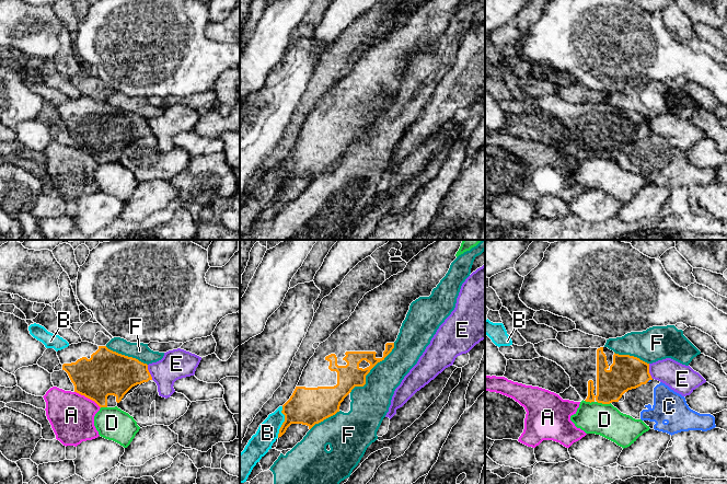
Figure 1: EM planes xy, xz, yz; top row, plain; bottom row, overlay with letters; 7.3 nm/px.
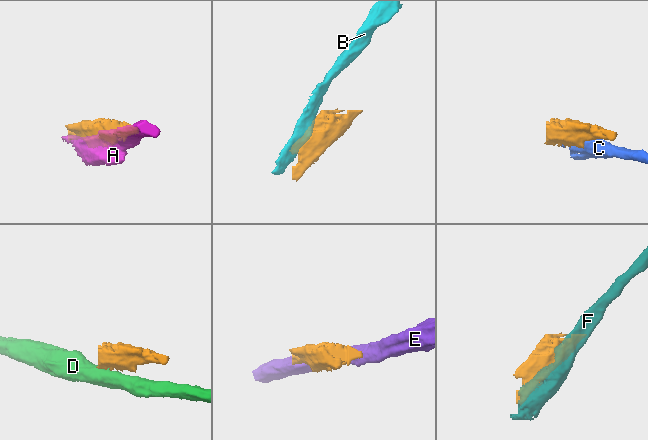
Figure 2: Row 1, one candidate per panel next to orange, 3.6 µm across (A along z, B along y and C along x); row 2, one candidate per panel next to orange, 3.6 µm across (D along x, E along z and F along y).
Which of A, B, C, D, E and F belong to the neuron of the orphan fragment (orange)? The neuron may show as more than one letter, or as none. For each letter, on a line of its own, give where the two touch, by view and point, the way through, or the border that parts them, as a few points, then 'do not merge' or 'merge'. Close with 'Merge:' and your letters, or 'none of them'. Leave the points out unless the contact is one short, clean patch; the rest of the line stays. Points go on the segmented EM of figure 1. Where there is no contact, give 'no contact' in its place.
A: xy (88, 398) | do not merge
B: xz (284, 422) | along xz (283, 406), (284, 422), (277, 437) | do not merge
C: yz (648, 380) | do not merge
D: yz (603, 403) | along yz (597, 401), (610, 403) | do not merge
E: xy (149, 372) | do not merge
F: xz (370, 369) | do not merge
Merge: none of them

